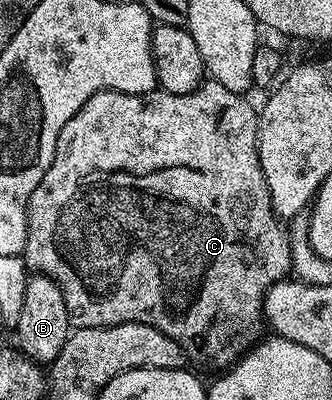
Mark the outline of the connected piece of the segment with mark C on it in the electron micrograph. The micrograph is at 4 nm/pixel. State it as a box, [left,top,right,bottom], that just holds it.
[23,79,292,371]

